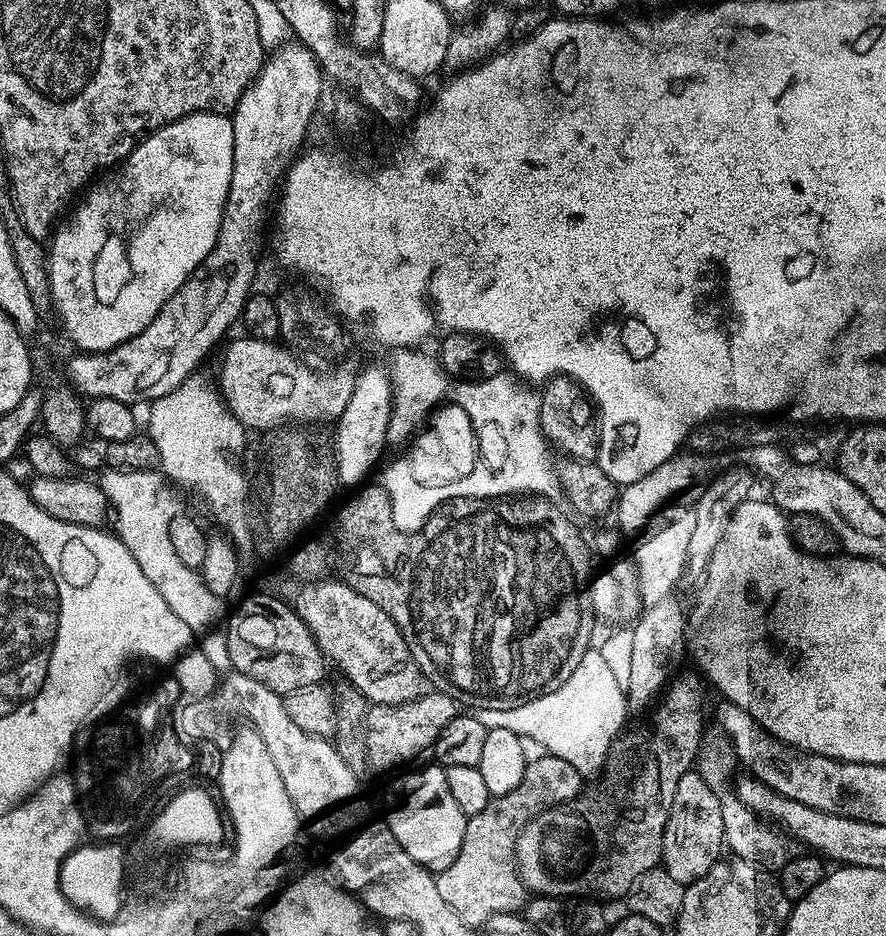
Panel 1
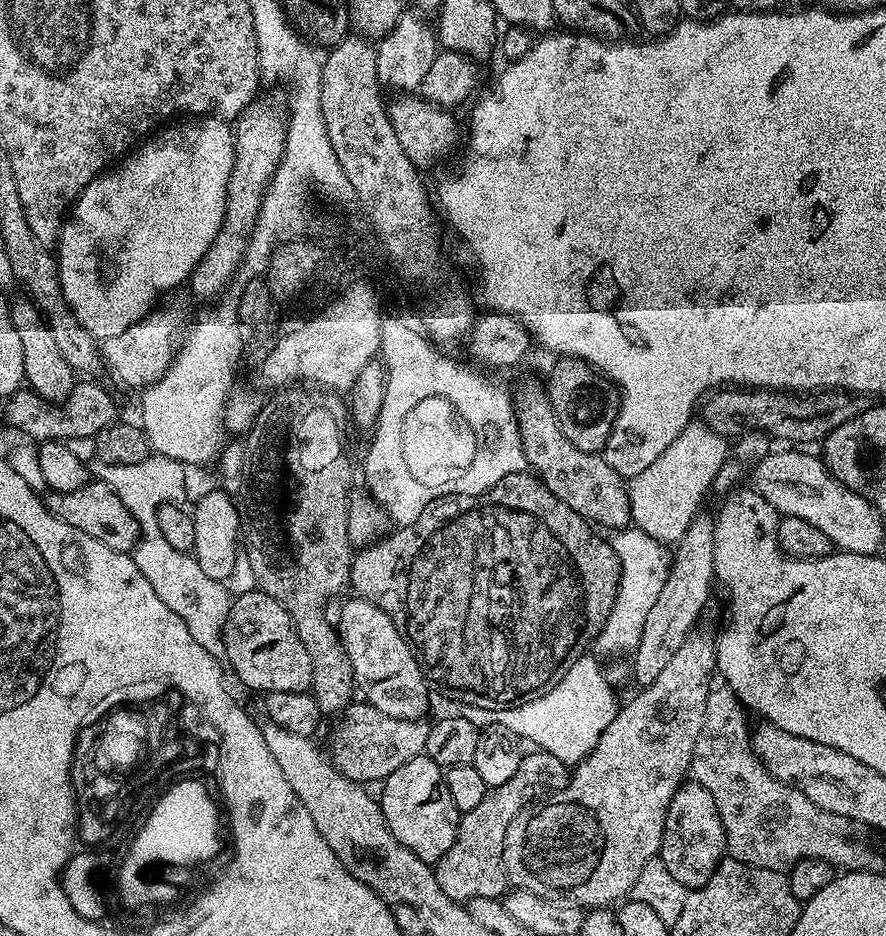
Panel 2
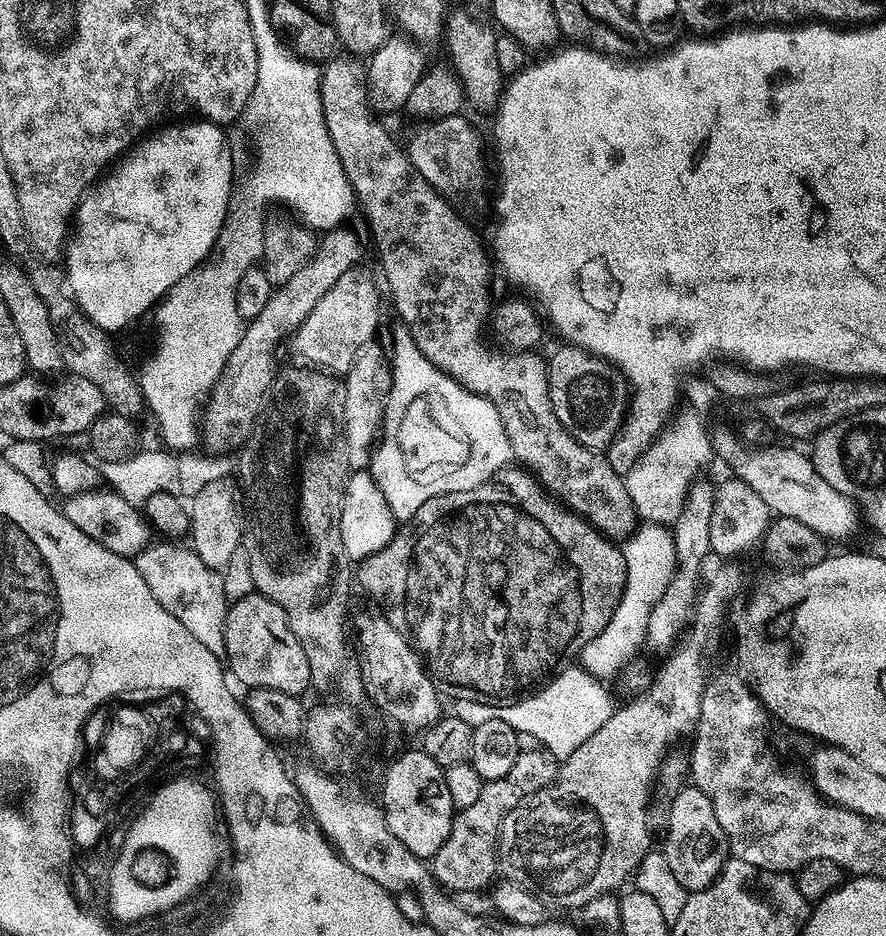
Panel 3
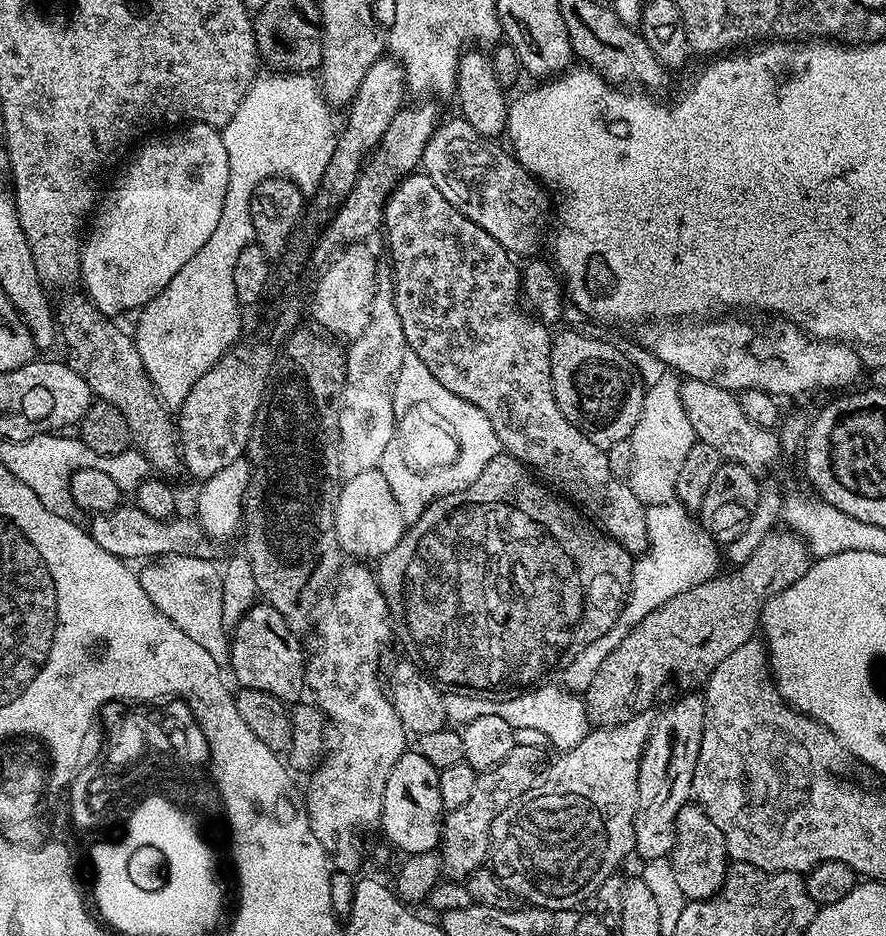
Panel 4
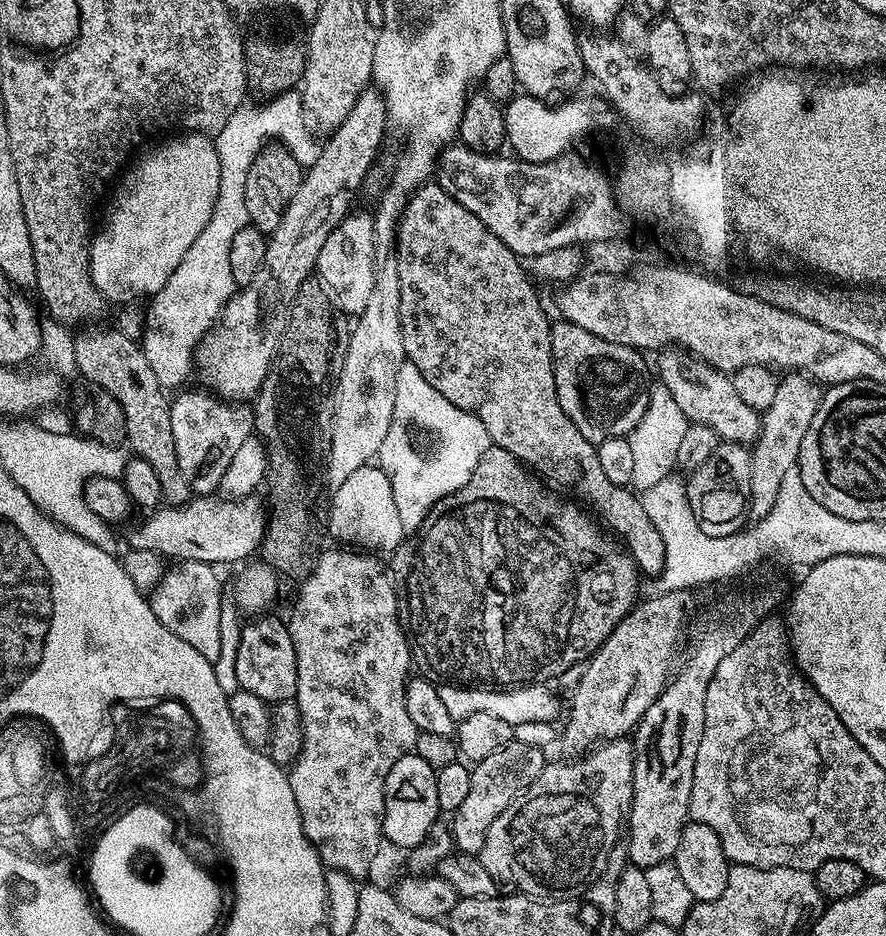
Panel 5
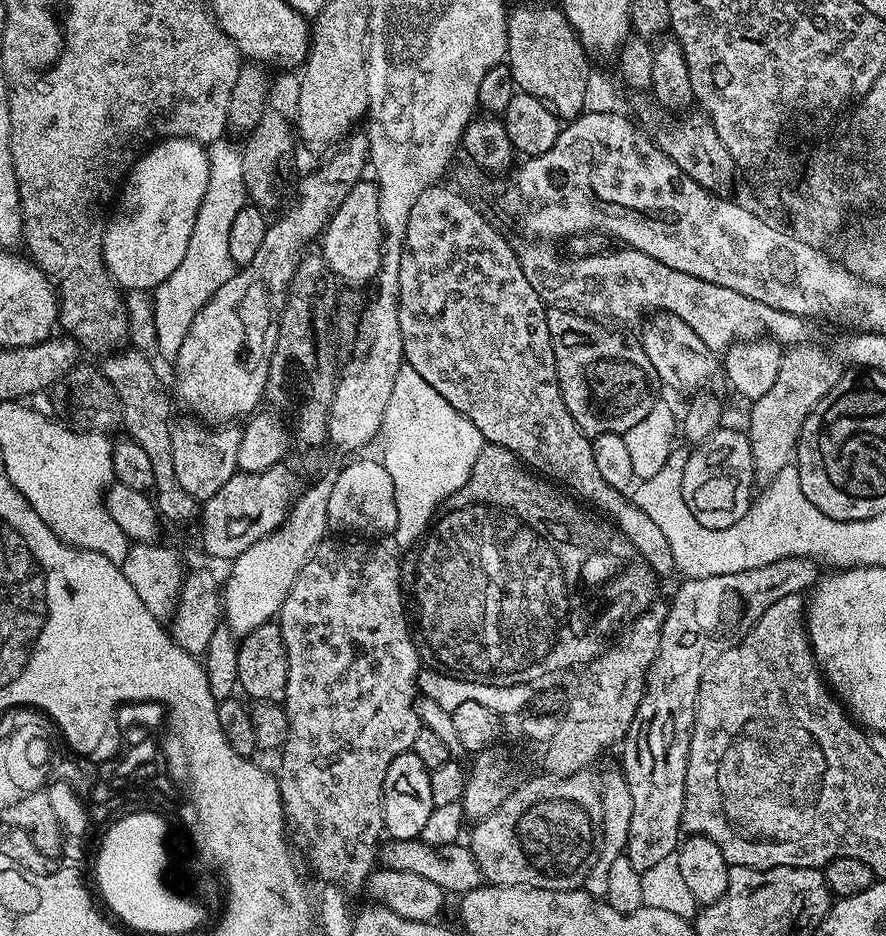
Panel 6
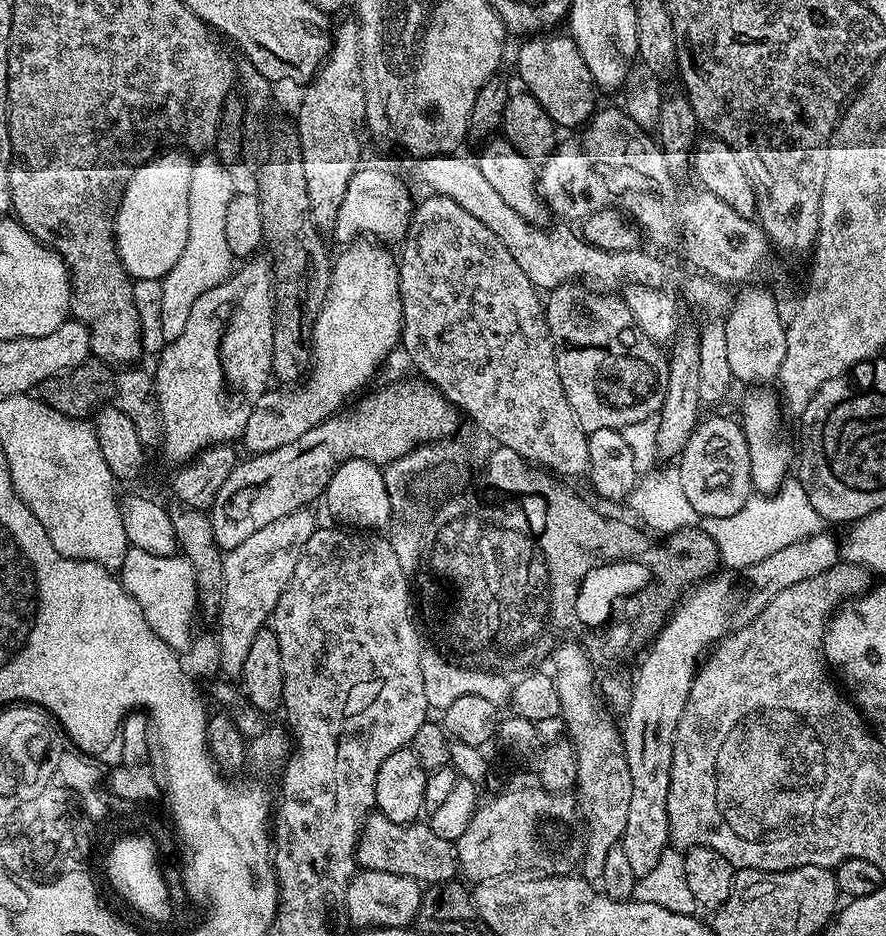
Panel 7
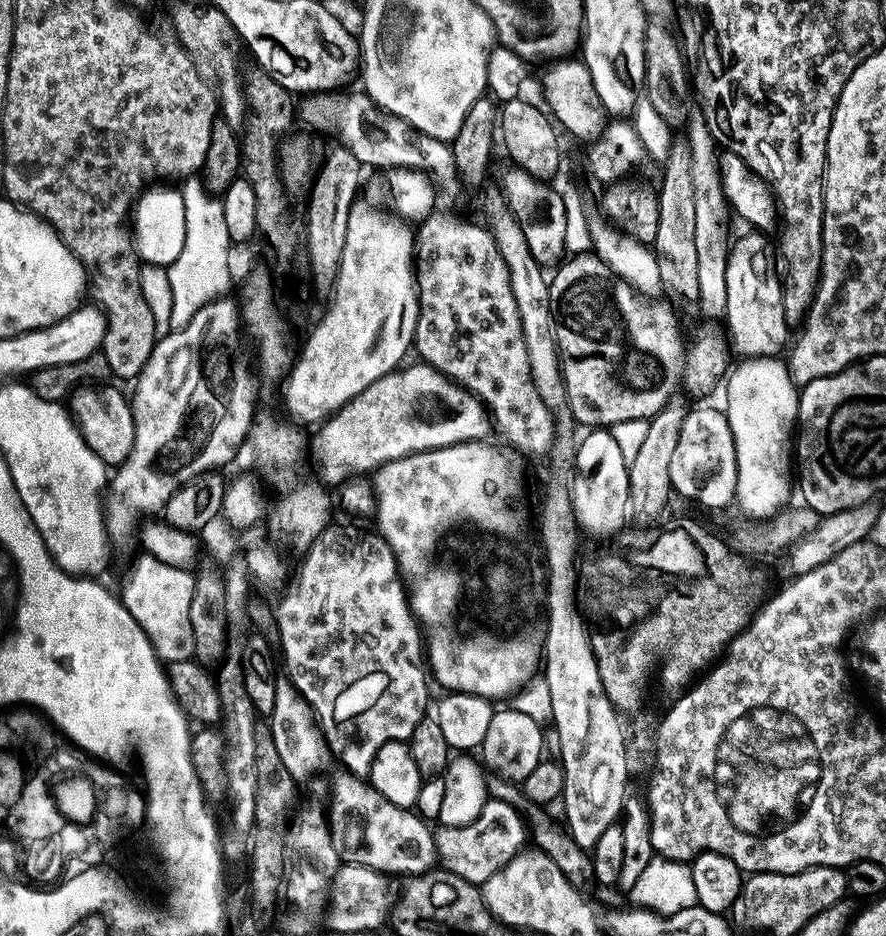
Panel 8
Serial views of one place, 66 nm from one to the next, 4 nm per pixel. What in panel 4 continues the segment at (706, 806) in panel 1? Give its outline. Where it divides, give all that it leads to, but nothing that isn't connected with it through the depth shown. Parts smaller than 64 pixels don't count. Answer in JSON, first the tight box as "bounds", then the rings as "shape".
{"bounds":[670,802,730,901],"shape":[[[689,802],[682,810],[678,810],[676,841],[670,859],[685,901],[710,898],[724,885],[730,863],[726,838],[722,838],[722,830],[710,822],[710,818],[695,802]]]}

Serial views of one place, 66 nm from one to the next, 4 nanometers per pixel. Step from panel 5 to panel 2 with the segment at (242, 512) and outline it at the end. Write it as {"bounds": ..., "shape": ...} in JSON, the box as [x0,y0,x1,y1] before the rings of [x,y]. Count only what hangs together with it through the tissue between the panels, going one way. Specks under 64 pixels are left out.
{"bounds":[46,478,141,553],"shape":[[[99,478],[93,479],[79,490],[49,491],[46,503],[48,510],[62,522],[66,522],[66,526],[74,526],[74,530],[90,534],[90,538],[102,542],[102,546],[110,546],[110,550],[131,553],[132,547],[141,543],[140,523],[134,518],[134,514],[130,514],[130,510],[126,510],[126,506],[122,506],[122,498],[118,498],[116,491]]]}

